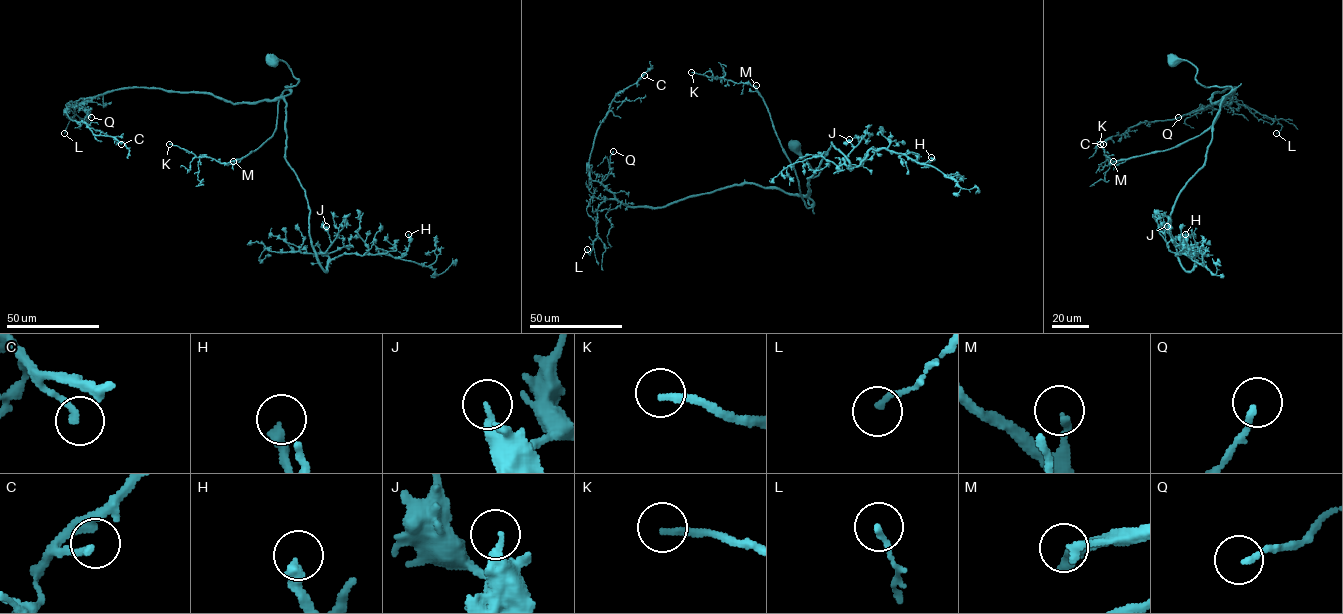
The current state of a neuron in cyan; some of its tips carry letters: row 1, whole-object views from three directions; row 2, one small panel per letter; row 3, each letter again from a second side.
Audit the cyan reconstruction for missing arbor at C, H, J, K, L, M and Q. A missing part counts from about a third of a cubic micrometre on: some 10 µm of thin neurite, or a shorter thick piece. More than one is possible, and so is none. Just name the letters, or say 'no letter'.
K, M

